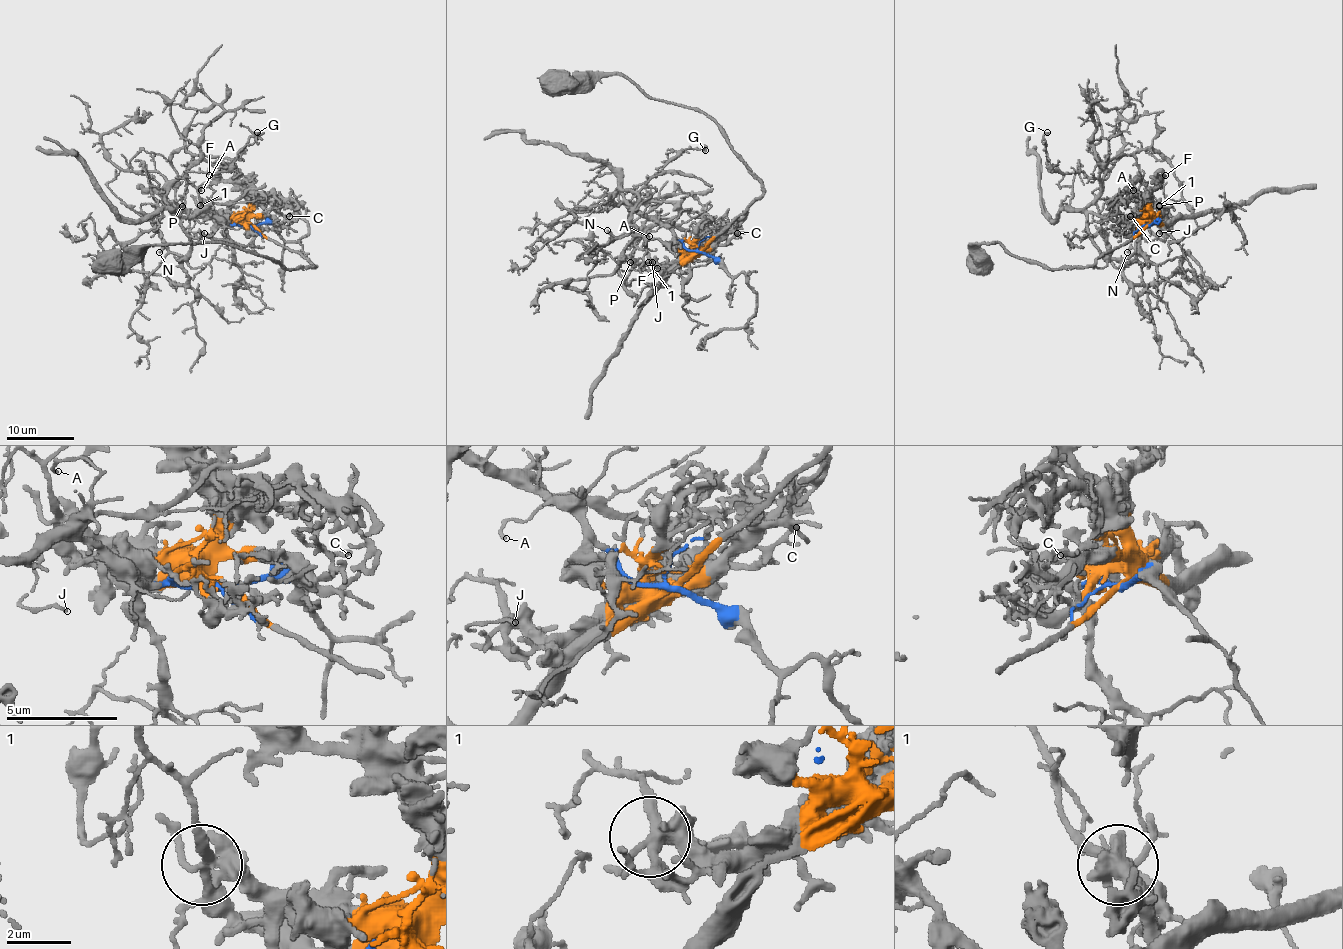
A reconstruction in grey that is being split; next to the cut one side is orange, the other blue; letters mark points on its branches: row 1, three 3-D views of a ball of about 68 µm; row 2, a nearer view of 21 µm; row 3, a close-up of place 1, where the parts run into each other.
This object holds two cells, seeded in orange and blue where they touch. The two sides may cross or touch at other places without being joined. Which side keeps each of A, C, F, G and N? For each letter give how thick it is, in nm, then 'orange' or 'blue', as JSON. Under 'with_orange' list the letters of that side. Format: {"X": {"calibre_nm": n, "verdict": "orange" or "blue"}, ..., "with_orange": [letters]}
{"A": {"calibre_nm": 120, "verdict": "blue"}, "C": {"calibre_nm": 190, "verdict": "orange"}, "F": {"calibre_nm": 420, "verdict": "orange"}, "G": {"calibre_nm": 140, "verdict": "blue"}, "N": {"calibre_nm": 140, "verdict": "blue"}, "with_orange": ["C", "F"]}

